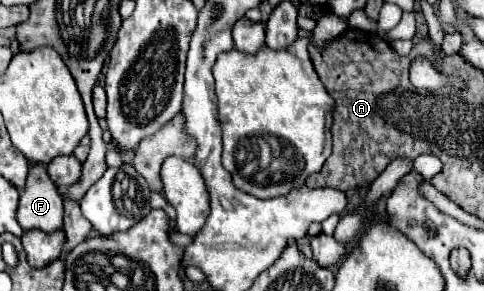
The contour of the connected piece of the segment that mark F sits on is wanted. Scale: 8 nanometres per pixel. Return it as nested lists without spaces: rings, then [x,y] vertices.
[[[42,164],[30,166],[28,180],[24,190],[20,192],[20,204],[18,204],[18,224],[24,230],[44,230],[54,232],[62,228],[62,196],[58,194],[58,188],[50,180],[46,168]]]

